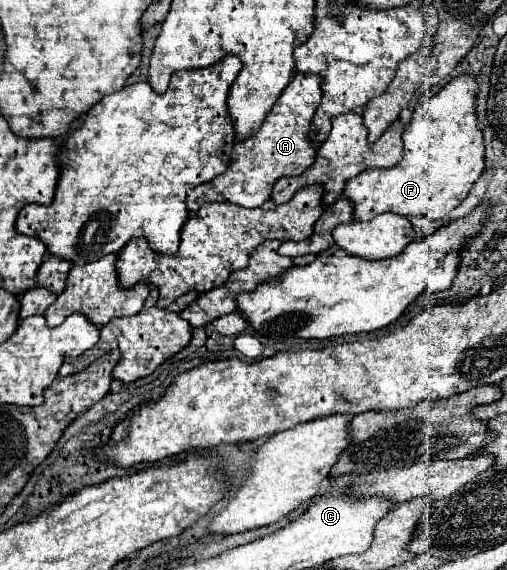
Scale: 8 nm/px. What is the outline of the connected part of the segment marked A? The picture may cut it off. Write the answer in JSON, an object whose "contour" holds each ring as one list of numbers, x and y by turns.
{"contour":[[295,75,285,87,259,133,245,141,235,141,229,169,205,185,197,185,187,195,187,209,195,213,203,203,233,203,241,207,261,207,269,197,273,183,287,175,301,175,315,161,315,147,309,139,309,125,315,107,321,101,321,77]]}

